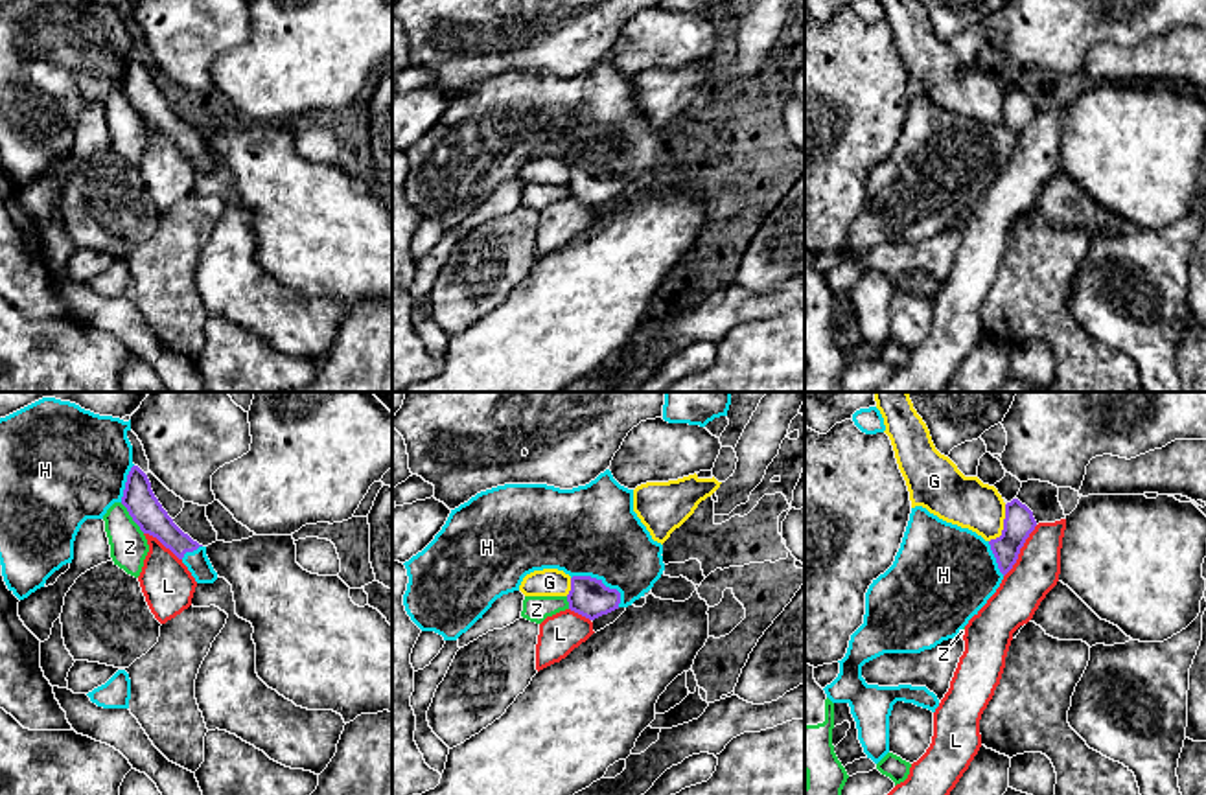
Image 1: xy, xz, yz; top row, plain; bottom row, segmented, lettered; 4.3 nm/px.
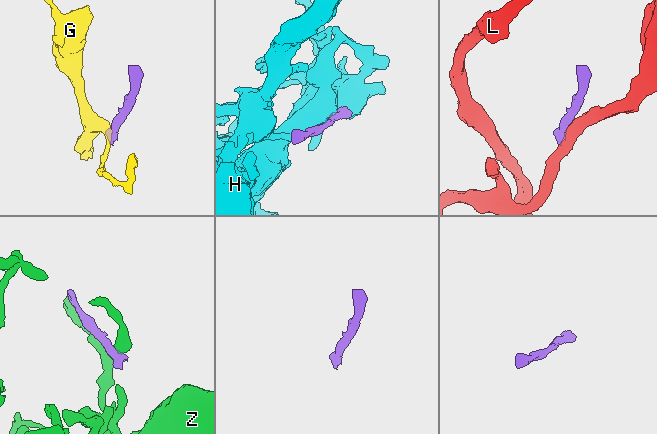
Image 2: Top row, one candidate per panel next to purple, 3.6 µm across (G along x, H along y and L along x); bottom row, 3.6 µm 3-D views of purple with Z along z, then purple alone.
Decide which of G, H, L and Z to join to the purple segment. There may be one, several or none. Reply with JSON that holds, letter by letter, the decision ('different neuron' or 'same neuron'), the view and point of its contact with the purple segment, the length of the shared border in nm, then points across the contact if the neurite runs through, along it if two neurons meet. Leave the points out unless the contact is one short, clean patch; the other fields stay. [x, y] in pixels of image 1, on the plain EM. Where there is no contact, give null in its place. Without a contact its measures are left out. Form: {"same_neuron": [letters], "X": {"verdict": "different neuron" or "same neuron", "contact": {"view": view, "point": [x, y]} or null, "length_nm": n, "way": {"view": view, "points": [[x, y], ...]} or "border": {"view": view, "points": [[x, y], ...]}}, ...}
{"same_neuron": ["H"], "G": {"verdict": "different neuron", "contact": {"view": "yz", "point": [1004, 113]}, "length_nm": 180, "border": {"view": "yz", "points": [[1006, 92], [1002, 120], [989, 129]]}}, "H": {"verdict": "same neuron", "contact": {"view": "xz", "point": [601, 170]}, "length_nm": 260}, "L": {"verdict": "different neuron", "contact": {"view": "yz", "point": [1019, 138]}, "length_nm": 280}, "Z": {"verdict": "different neuron", "contact": {"view": "xy", "point": [131, 103]}, "length_nm": 170}}

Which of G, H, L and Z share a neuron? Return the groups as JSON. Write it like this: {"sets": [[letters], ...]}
{"sets": [["G"], ["H"], ["L"], ["Z"]]}

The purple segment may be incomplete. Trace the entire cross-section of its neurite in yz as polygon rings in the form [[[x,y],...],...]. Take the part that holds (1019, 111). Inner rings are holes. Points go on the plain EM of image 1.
[[[1013,86],[1002,123],[985,129],[922,94],[911,96],[893,153],[865,180],[864,212],[851,223],[838,265],[823,278],[847,291],[867,346],[889,340],[889,304],[897,289],[935,300],[939,287],[926,274],[867,272],[862,254],[884,241],[921,241],[954,226],[996,180],[1013,156],[1037,109]]]

